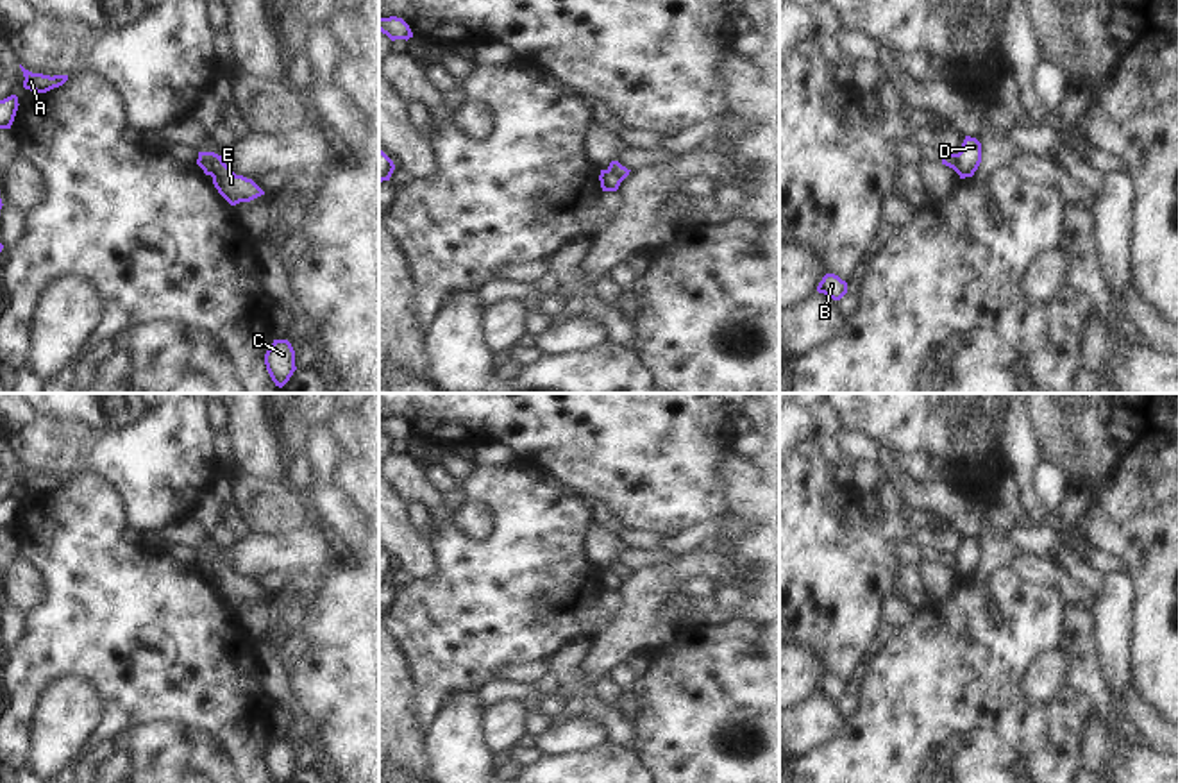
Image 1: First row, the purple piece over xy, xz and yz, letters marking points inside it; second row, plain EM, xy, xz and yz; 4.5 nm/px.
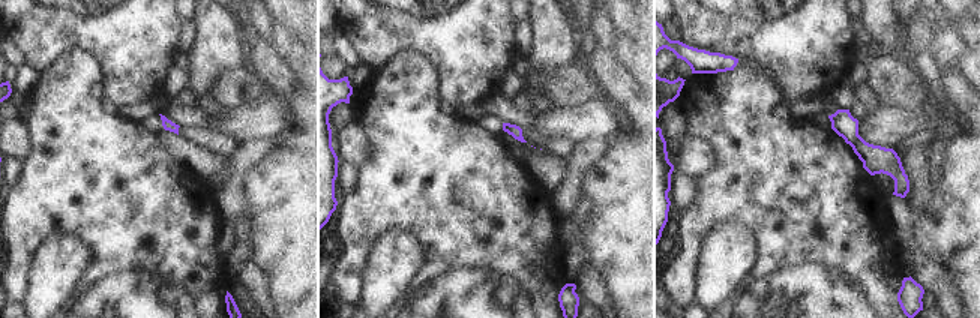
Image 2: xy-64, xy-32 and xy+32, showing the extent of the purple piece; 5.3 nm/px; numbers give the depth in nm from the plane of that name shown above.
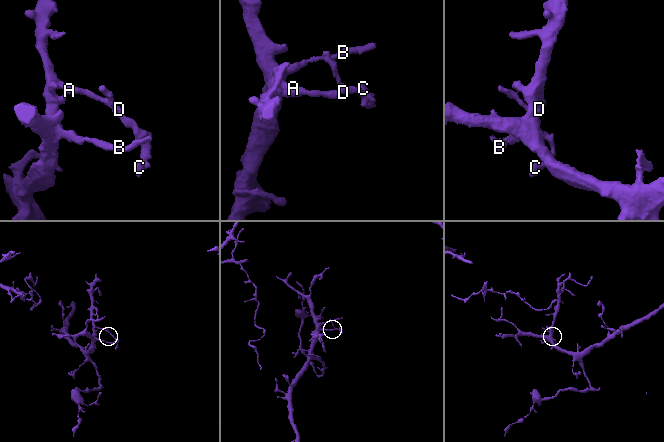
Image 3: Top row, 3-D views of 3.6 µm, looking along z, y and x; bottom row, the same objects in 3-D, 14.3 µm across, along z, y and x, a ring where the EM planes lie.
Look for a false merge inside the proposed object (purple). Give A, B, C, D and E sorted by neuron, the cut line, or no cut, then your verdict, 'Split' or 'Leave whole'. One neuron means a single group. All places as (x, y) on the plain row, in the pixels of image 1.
Groups: A B D / C E. Split along xy (217, 555), (211, 560), (210, 574). Split

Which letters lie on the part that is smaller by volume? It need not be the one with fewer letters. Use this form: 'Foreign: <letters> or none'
Foreign: C, E

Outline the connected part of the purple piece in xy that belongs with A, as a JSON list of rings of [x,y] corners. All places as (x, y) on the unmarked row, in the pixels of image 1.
[[[20,465],[21,472],[23,472],[23,488],[25,490],[30,490],[30,492],[36,492],[36,493],[46,493],[54,488],[59,488],[63,486],[66,481],[68,481],[68,476],[43,476],[43,474],[32,474],[29,470],[25,470],[21,465]]]

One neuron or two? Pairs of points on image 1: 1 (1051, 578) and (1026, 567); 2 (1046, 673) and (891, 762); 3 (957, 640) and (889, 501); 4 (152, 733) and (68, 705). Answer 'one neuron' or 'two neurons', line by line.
1: one neuron
2: two neurons
3: two neurons
4: two neurons

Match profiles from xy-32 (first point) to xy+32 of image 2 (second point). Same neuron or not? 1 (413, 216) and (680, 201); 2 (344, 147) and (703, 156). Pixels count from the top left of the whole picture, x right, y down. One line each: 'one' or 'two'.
1: two
2: one

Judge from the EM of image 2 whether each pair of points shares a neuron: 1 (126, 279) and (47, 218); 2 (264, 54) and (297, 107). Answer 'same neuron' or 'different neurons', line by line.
1: same neuron
2: same neuron

